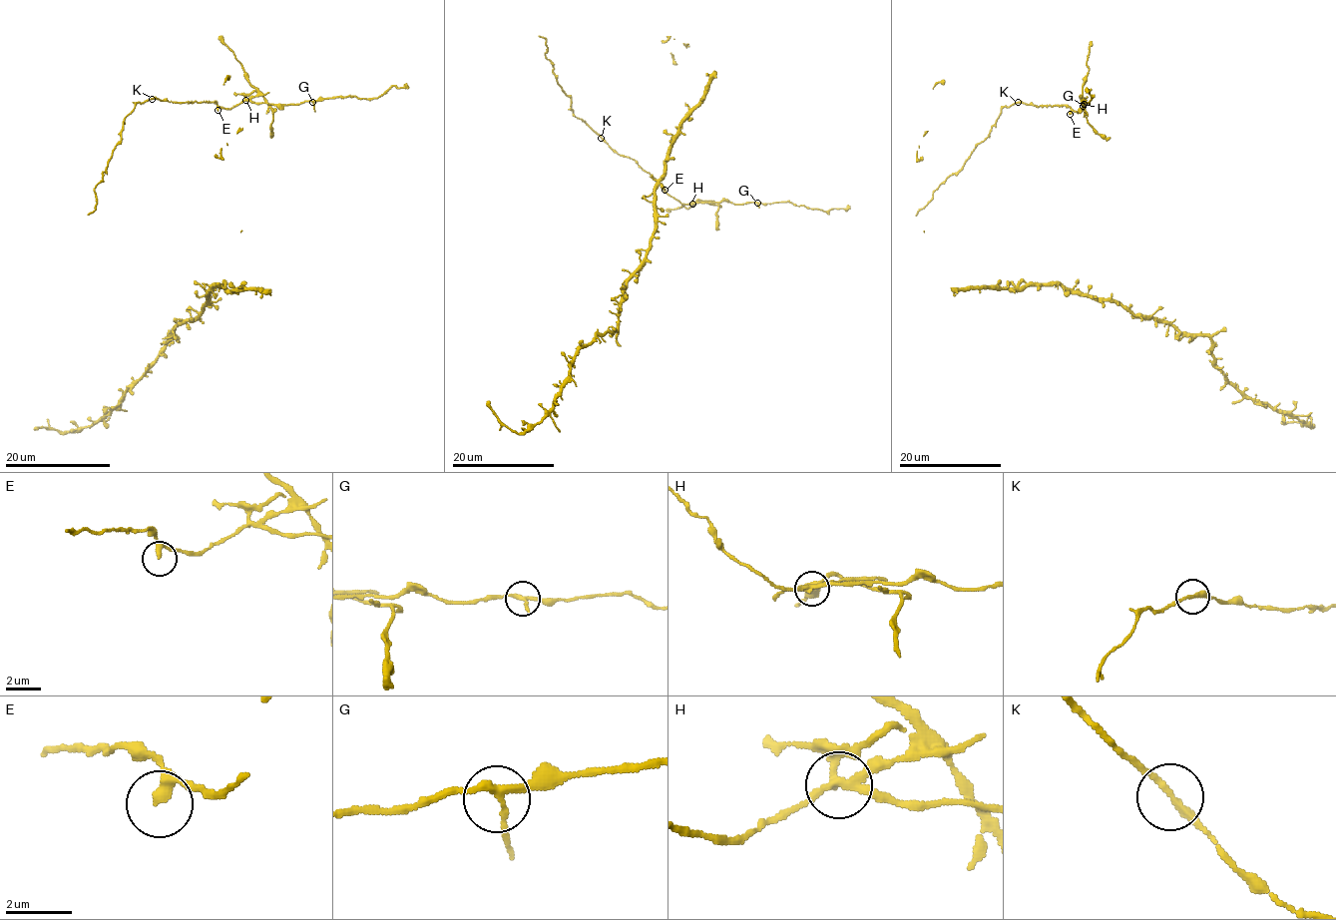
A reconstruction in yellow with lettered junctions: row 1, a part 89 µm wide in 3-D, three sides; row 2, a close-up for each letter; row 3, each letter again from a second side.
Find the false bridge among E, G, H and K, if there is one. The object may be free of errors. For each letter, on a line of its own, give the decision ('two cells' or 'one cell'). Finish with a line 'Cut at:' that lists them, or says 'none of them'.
E: one cell
G: one cell
H: two cells
K: one cell
Cut at: H

